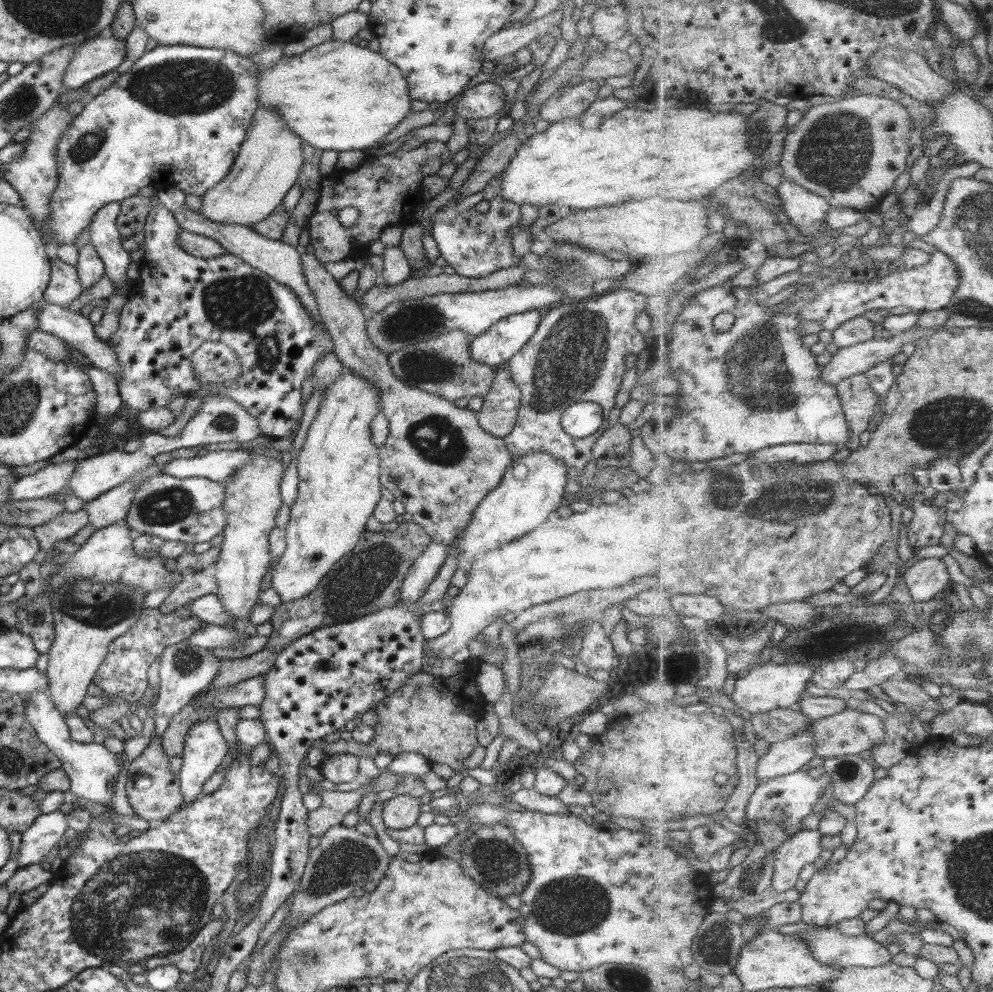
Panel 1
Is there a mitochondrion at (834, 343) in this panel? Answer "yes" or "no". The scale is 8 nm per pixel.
no

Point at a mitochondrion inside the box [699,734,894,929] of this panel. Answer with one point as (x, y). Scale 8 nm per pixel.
(760, 866)

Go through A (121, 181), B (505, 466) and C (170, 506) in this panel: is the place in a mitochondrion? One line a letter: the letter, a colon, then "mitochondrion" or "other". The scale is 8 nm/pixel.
A: other
B: other
C: mitochondrion

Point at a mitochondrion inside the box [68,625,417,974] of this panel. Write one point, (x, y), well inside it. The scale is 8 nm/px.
(142, 904)

